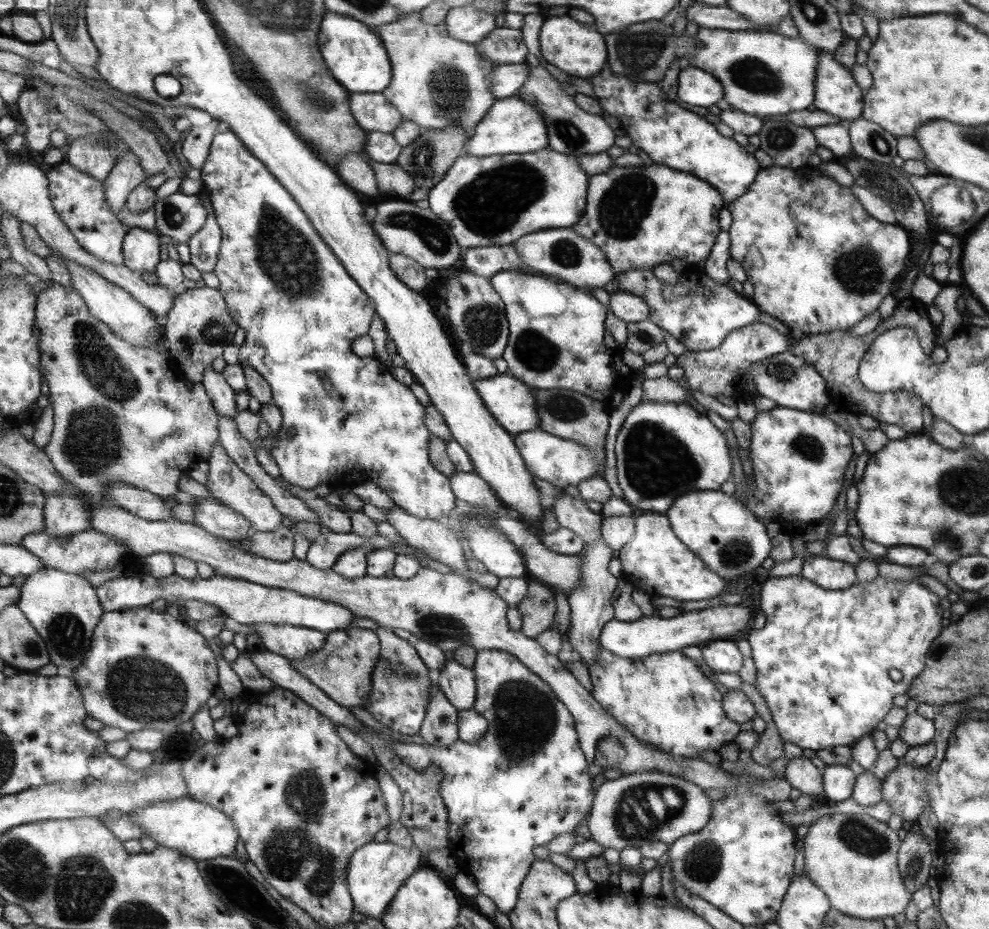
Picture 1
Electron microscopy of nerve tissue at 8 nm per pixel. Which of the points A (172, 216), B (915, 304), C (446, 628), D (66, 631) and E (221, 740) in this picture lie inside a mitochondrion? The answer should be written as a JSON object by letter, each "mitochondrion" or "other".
{"A":"mitochondrion","B":"other","C":"mitochondrion","D":"mitochondrion","E":"other"}

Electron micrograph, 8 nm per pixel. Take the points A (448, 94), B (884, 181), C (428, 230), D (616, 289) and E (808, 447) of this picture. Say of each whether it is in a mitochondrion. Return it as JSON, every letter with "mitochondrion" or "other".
{"A":"mitochondrion","B":"mitochondrion","C":"mitochondrion","D":"other","E":"mitochondrion"}

